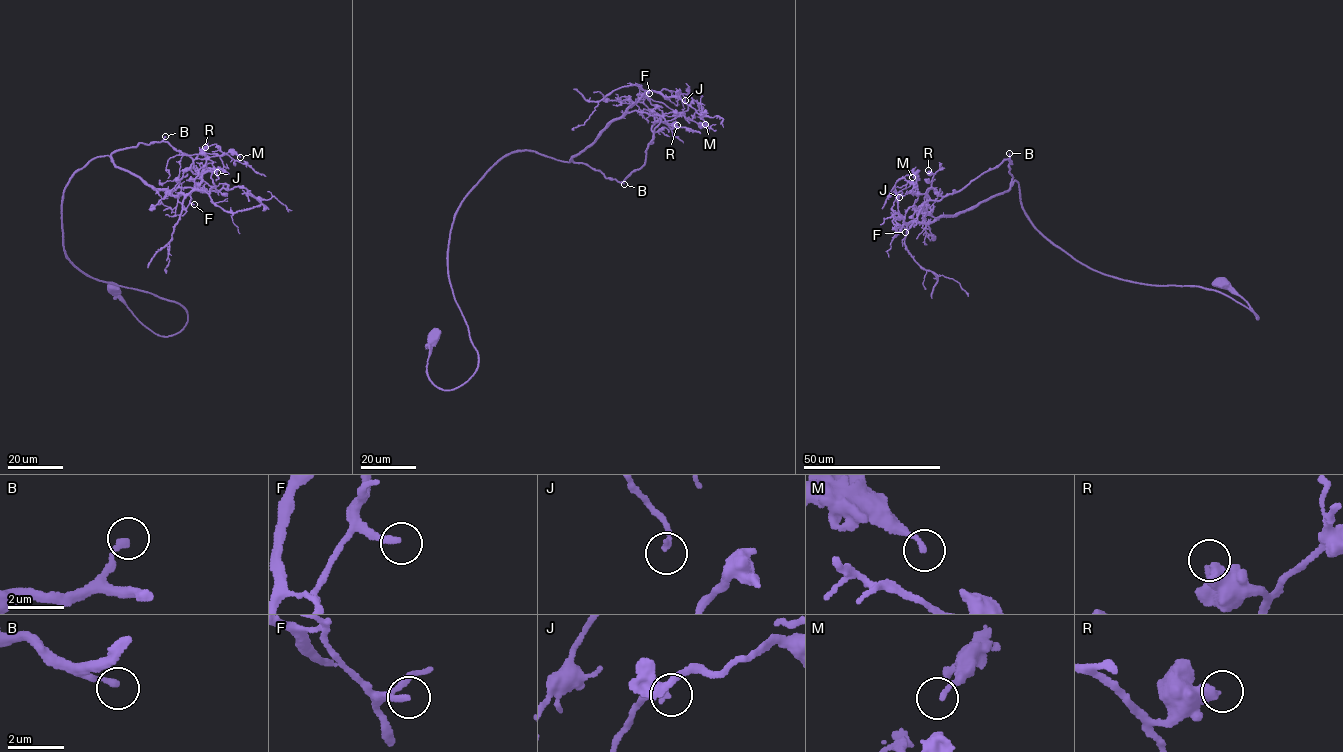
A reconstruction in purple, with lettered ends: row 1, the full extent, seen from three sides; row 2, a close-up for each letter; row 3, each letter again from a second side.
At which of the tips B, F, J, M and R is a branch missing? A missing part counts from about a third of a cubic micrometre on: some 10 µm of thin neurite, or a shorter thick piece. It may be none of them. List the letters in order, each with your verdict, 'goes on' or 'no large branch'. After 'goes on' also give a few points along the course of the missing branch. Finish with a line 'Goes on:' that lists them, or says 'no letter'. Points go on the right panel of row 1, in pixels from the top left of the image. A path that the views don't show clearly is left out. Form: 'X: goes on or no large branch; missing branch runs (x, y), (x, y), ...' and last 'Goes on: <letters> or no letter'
B: no large branch
F: goes on
J: no large branch
M: no large branch
R: no large branch
Goes on: F

